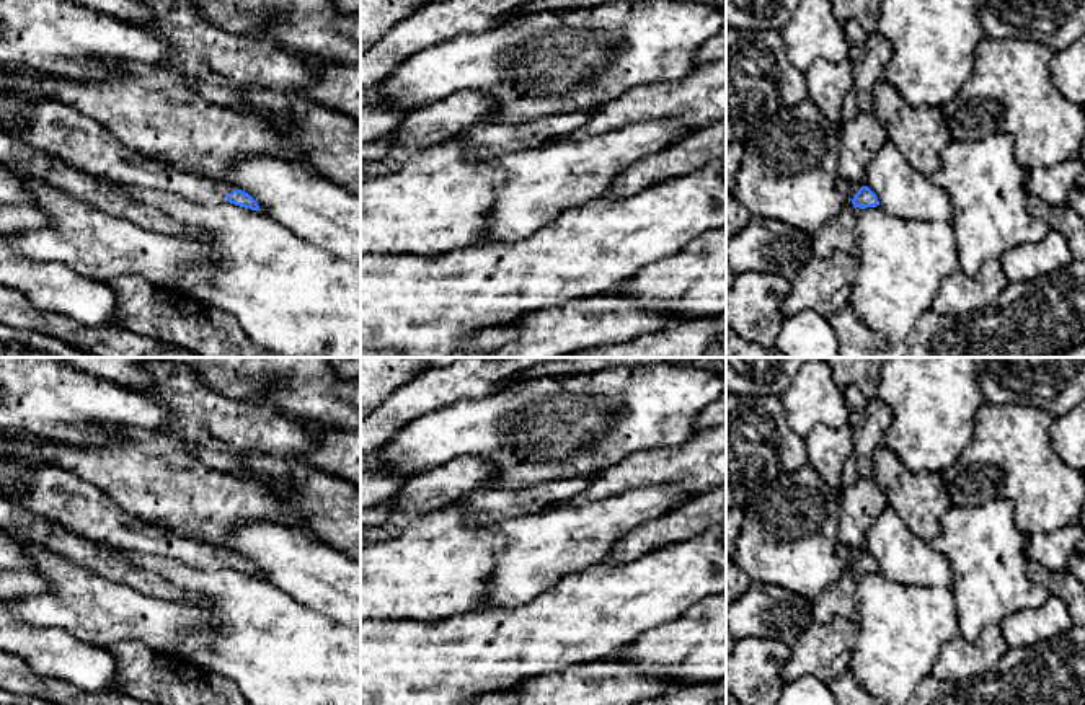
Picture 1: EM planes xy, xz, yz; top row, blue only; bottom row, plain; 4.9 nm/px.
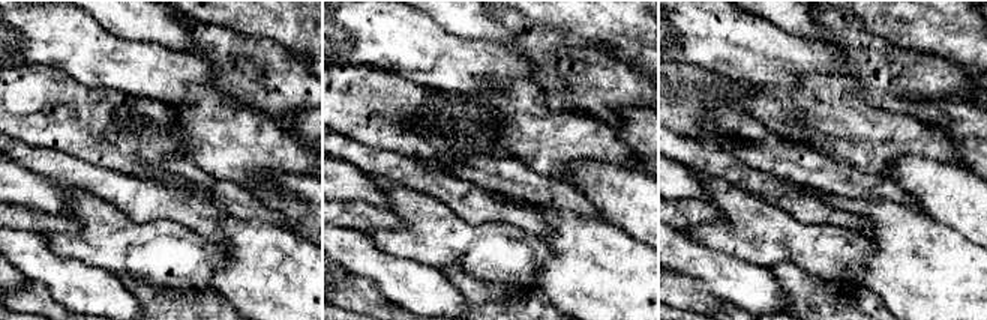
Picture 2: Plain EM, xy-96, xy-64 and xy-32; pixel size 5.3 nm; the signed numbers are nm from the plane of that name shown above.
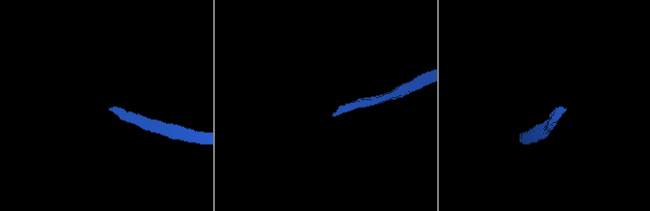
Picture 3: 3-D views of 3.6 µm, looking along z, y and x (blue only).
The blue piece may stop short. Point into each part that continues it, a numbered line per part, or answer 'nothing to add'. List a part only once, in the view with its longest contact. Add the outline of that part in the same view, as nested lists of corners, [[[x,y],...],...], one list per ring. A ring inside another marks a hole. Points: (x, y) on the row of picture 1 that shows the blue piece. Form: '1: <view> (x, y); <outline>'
1: yz (850, 190); [[[839,180],[839,183],[837,183],[837,188],[840,191],[844,191],[850,199],[853,199],[853,196],[858,193],[858,189],[861,186],[866,186],[866,184],[865,183],[861,183],[861,184],[852,184],[852,183],[844,181],[844,180]]]

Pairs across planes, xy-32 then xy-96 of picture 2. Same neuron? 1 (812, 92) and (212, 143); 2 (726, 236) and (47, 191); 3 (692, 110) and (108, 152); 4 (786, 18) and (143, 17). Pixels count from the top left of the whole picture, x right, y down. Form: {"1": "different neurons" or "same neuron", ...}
{"1": "same neuron", "2": "different neurons", "3": "same neuron", "4": "same neuron"}

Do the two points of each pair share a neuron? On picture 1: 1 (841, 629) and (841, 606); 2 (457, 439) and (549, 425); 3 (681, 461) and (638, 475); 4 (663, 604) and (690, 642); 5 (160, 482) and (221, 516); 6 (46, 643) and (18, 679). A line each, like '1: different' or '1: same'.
1: different
2: same
3: same
4: different
5: same
6: different

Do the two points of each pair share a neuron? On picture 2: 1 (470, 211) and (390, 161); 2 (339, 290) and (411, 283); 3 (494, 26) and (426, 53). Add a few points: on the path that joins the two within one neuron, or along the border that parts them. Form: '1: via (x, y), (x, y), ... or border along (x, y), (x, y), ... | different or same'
1: via (450, 193), (443, 185), (410, 173) | same
2: border along (351, 274), (368, 280), (386, 299), (395, 304) | different
3: border along (434, 20), (455, 35), (498, 44) | different

